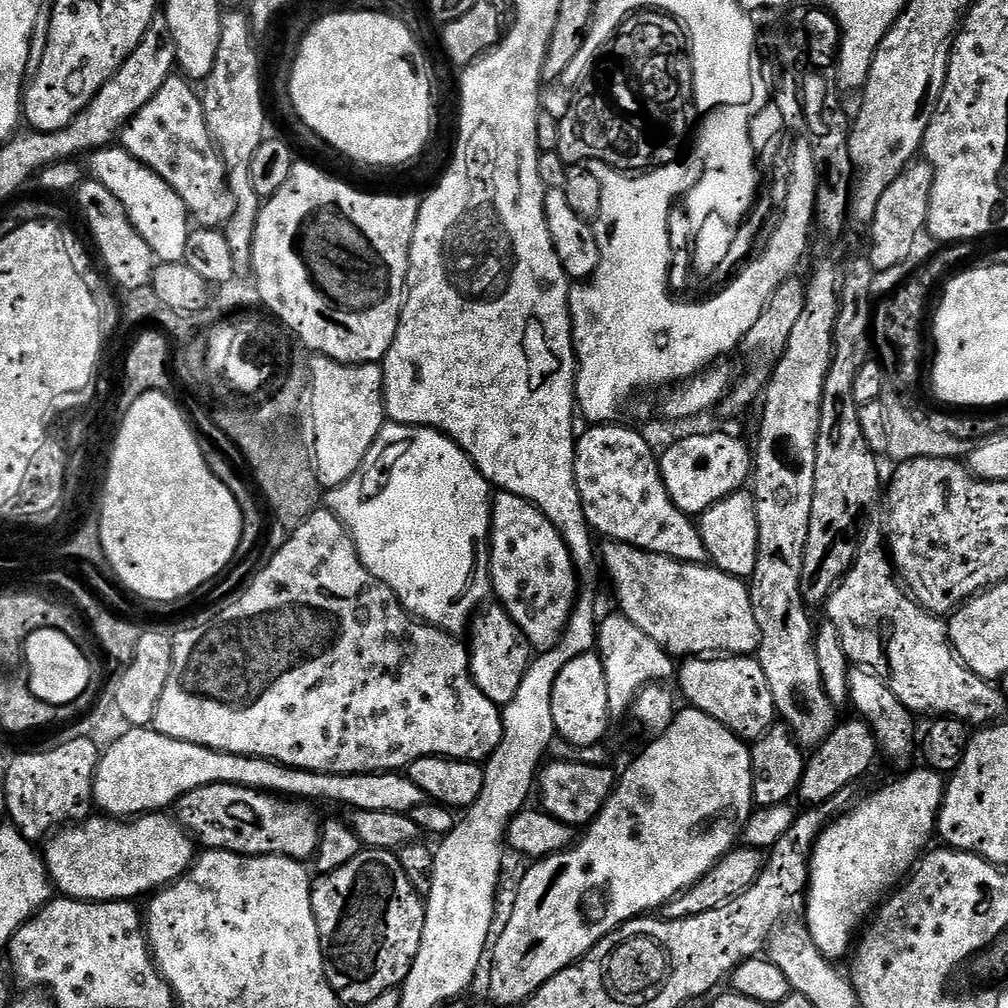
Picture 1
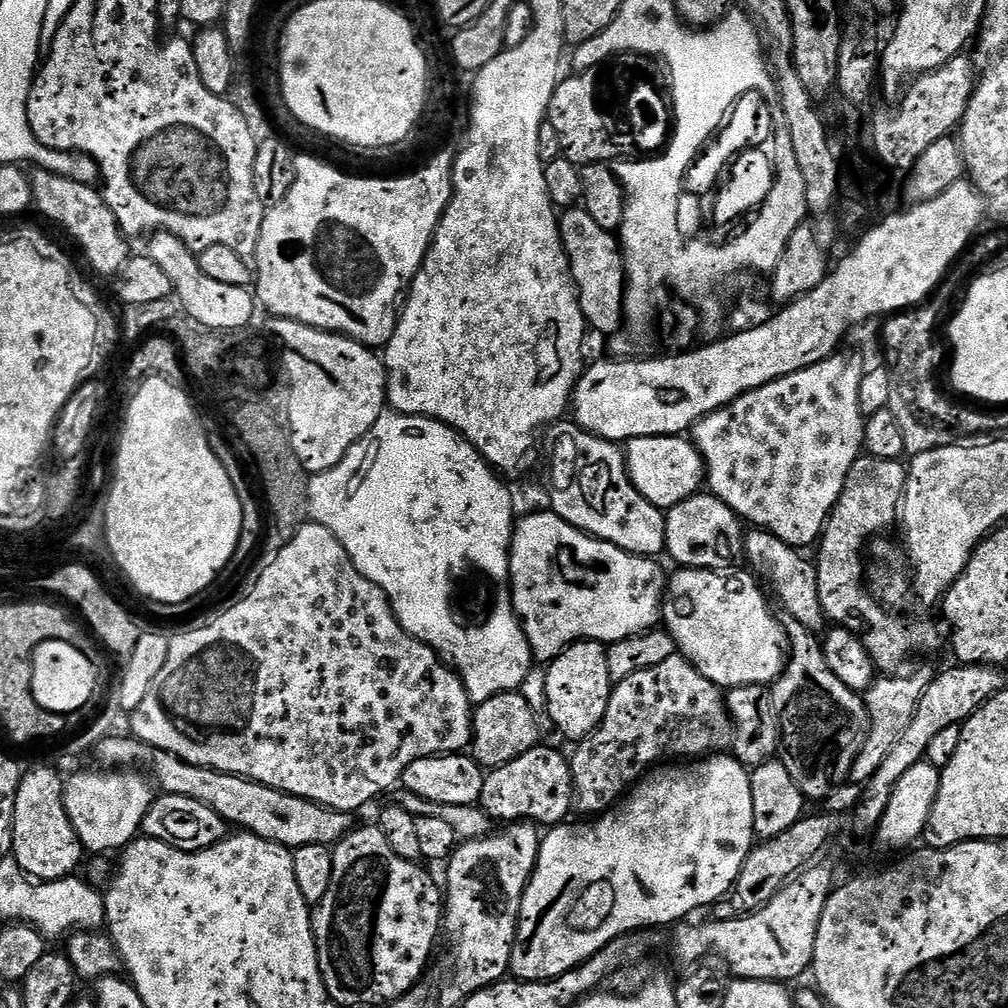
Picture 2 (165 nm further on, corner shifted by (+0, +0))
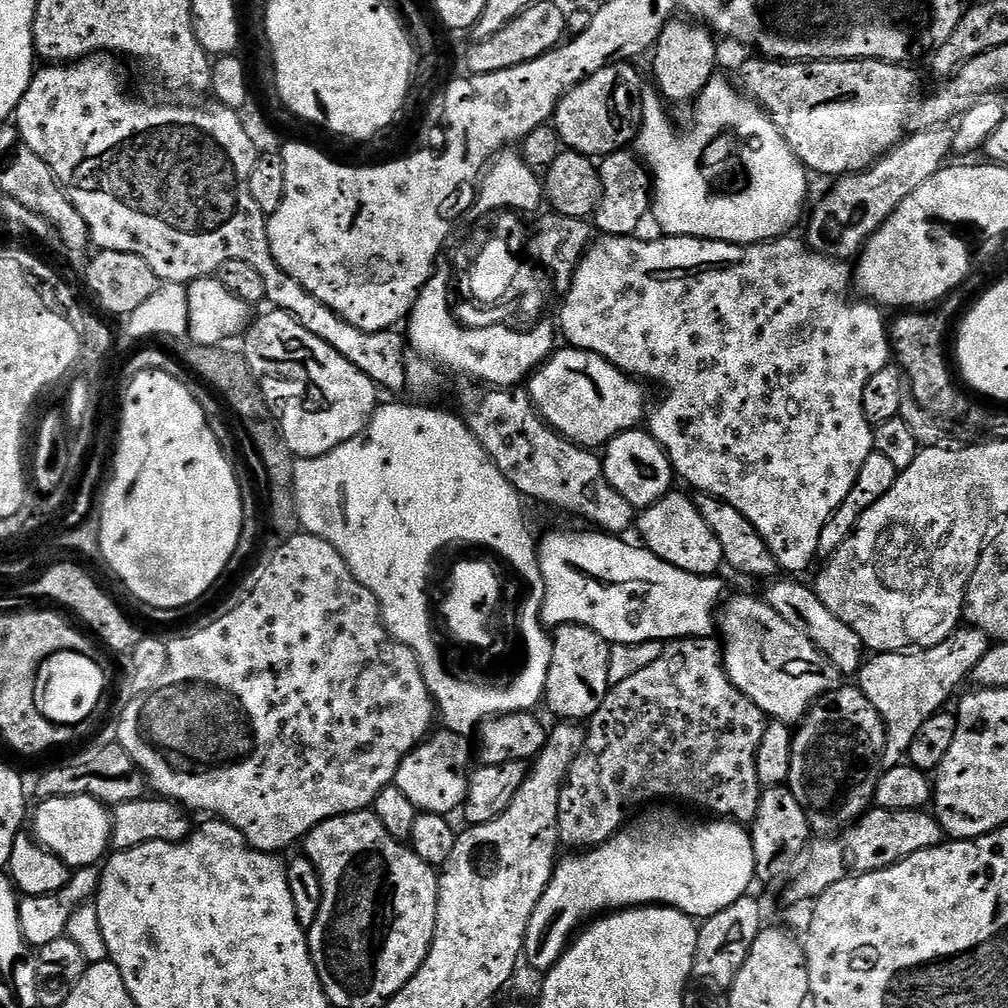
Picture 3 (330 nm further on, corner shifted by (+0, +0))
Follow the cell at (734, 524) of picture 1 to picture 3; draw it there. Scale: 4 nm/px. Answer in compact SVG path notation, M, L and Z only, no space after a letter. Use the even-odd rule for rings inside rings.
M668 491L661 500L639 513L638 528L640 524L643 547L670 562L670 566L678 566L678 570L699 576L715 576L721 571L719 568L725 567L722 545L718 543L714 530L706 526L706 518L702 518L696 509L696 500L676 491Z

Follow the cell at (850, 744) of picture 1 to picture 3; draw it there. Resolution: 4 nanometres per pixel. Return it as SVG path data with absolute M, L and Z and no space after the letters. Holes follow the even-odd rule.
M961 626L938 646L907 652L878 652L865 659L858 673L858 687L878 710L885 722L890 722L882 764L885 769L905 763L914 734L922 730L922 722L936 715L956 692L956 687L972 675L974 666L988 653L990 641L982 630Z

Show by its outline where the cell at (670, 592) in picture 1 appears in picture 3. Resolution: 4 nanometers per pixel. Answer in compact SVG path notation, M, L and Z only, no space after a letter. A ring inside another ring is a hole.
M736 596L727 604L723 605L718 628L724 631L722 651L728 677L762 709L765 717L795 725L825 692L841 683L841 674L810 638L794 630L764 598Z

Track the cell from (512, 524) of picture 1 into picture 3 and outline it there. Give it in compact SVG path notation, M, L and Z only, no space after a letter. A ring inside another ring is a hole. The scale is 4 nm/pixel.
M588 530L592 532L552 532L545 540L541 539L538 544L538 555L540 558L540 569L542 570L542 582L544 583L544 601L540 607L540 623L549 629L561 628L564 624L577 624L586 626L594 630L602 639L613 644L637 644L647 640L663 640L671 642L673 640L683 640L685 638L695 638L698 636L711 637L718 624L718 609L721 607L722 599L720 595L724 592L724 584L720 581L719 575L699 576L690 574L686 570L678 570L678 566L670 566L662 558L658 558L654 553L643 546L635 548L632 544L627 544L624 538L616 534L605 534L599 530Z

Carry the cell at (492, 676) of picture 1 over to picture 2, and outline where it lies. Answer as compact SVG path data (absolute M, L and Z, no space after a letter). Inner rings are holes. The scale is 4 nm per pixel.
M519 691L500 693L479 704L473 711L473 759L481 767L491 770L505 765L535 747L540 742L538 717Z

